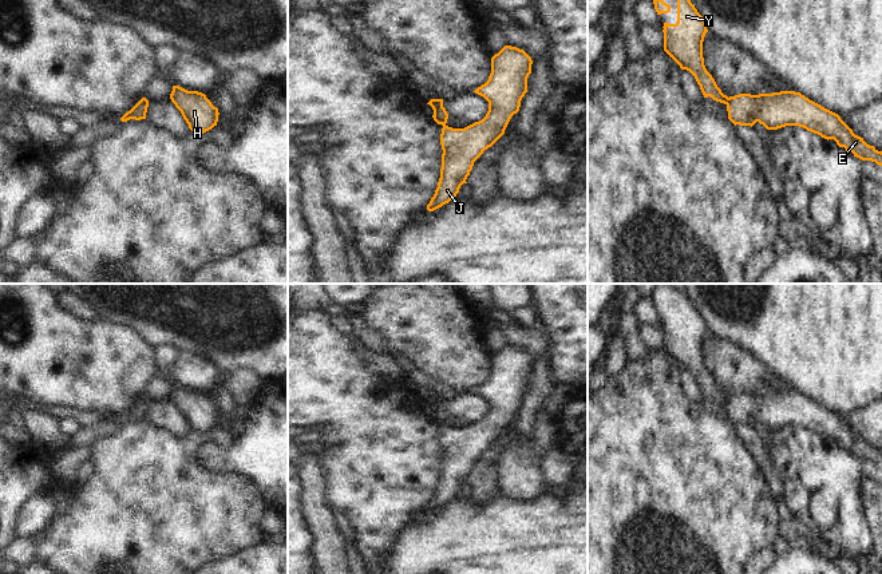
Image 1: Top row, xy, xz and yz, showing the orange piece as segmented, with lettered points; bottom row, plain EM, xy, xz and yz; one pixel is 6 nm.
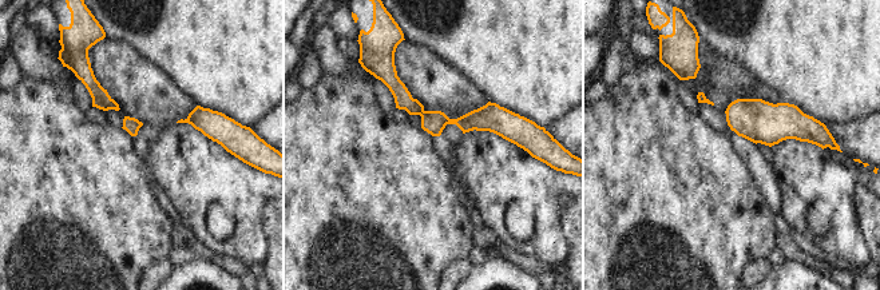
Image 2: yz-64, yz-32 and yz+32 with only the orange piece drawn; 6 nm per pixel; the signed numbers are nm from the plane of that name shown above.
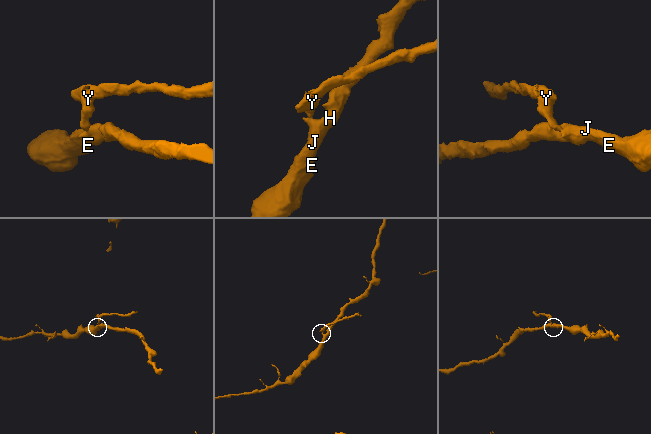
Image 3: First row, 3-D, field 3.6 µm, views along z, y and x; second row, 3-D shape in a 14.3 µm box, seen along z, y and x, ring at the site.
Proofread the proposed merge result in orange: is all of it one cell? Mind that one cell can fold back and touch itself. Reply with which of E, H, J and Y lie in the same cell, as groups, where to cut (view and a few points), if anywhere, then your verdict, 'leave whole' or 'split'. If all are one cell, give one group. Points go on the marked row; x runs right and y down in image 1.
E H J / Y; cut in yz along (728, 98), (726, 103); split

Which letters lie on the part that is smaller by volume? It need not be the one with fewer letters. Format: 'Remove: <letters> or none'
Remove: Y

